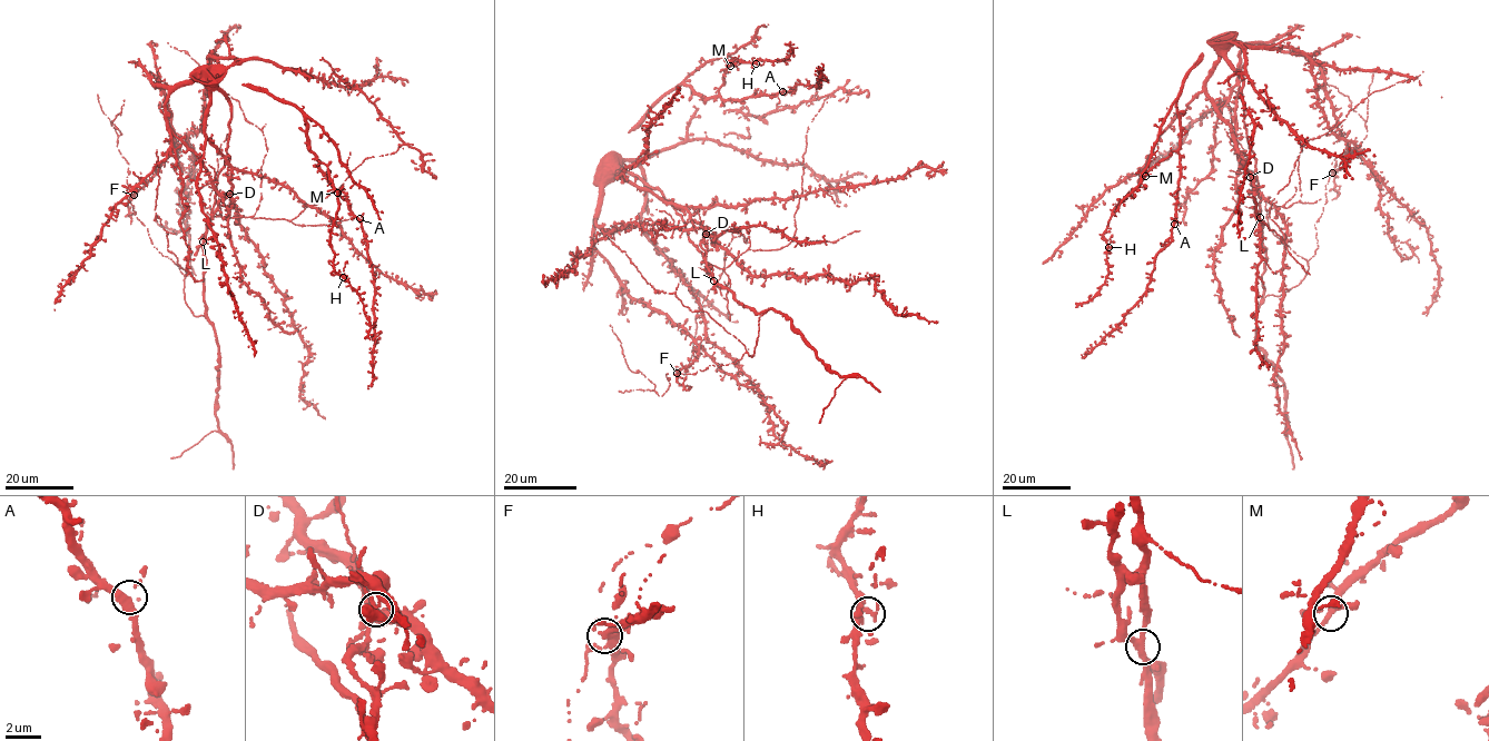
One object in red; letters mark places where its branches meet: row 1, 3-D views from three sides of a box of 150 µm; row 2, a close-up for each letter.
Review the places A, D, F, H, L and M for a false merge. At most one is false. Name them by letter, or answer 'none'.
none

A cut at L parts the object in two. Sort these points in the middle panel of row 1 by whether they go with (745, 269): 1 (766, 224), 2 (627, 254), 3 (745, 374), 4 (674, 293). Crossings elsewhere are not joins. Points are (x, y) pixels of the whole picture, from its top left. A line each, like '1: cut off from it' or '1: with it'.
1: with it
2: cut off from it
3: with it
4: cut off from it

